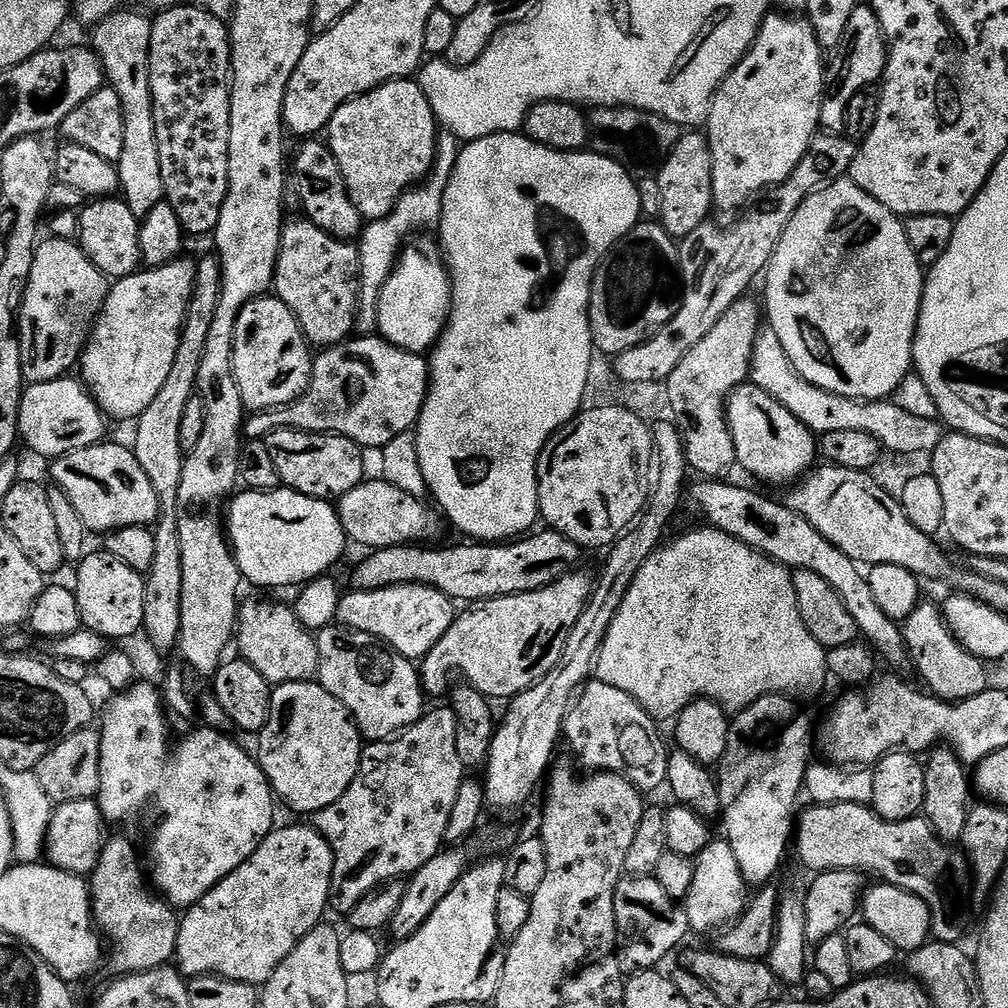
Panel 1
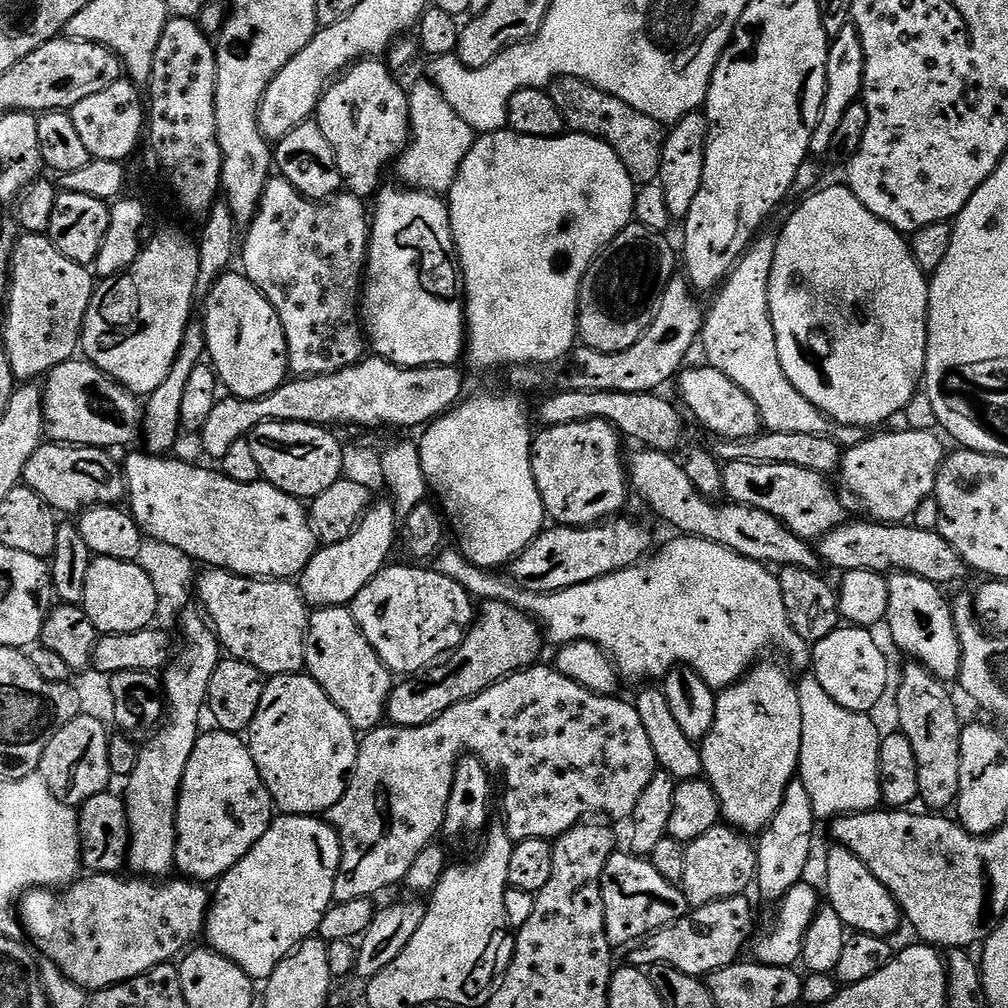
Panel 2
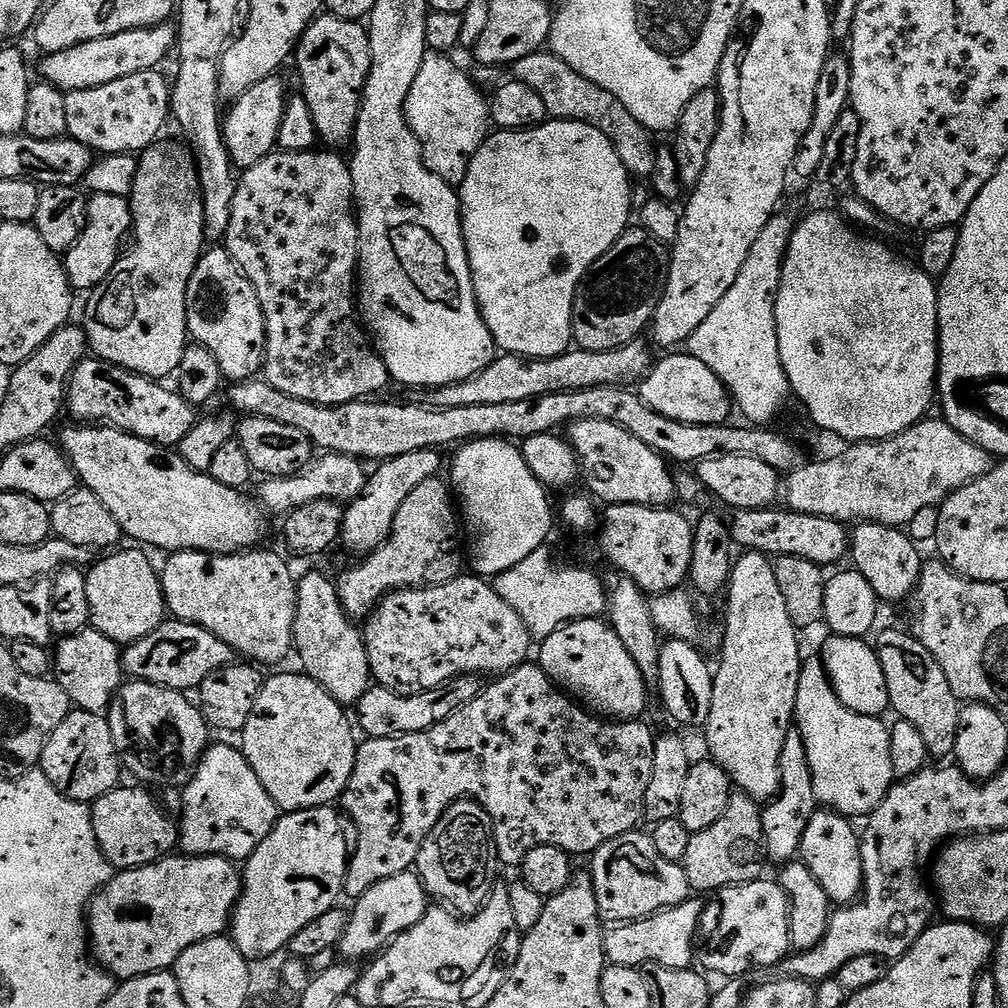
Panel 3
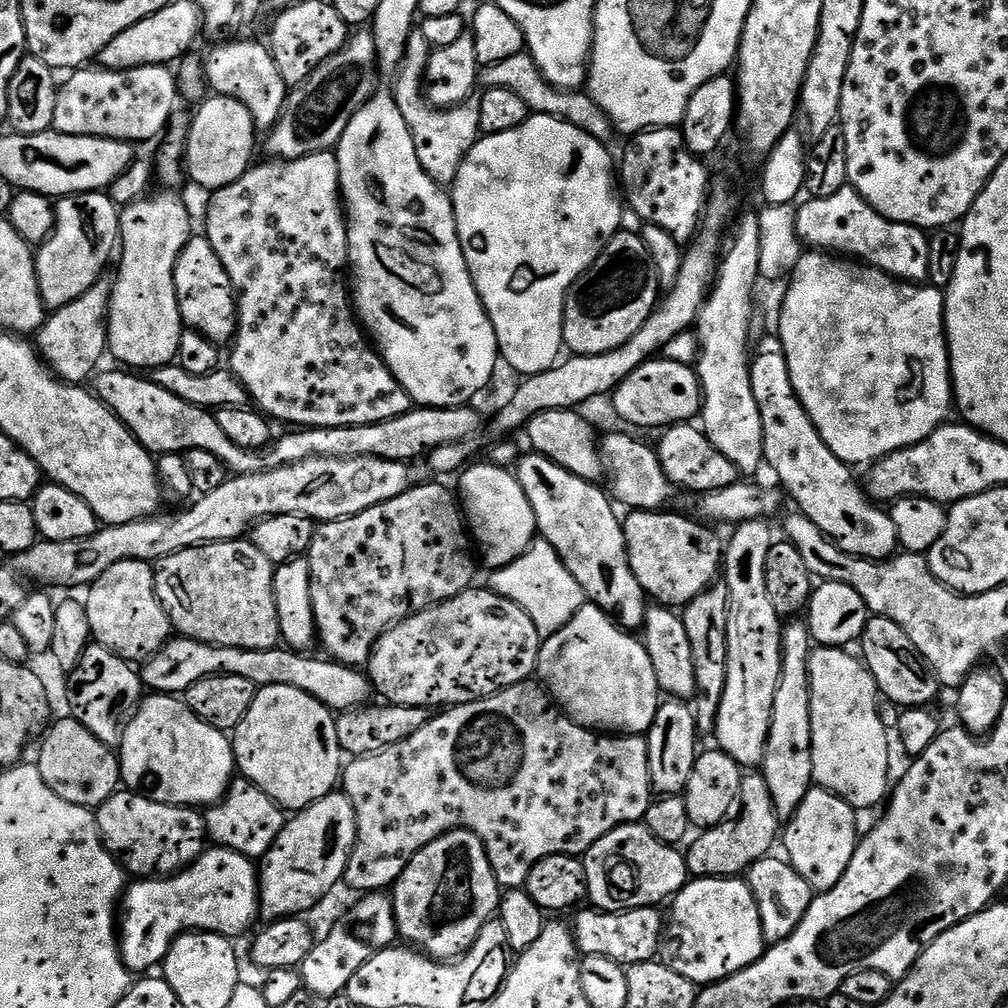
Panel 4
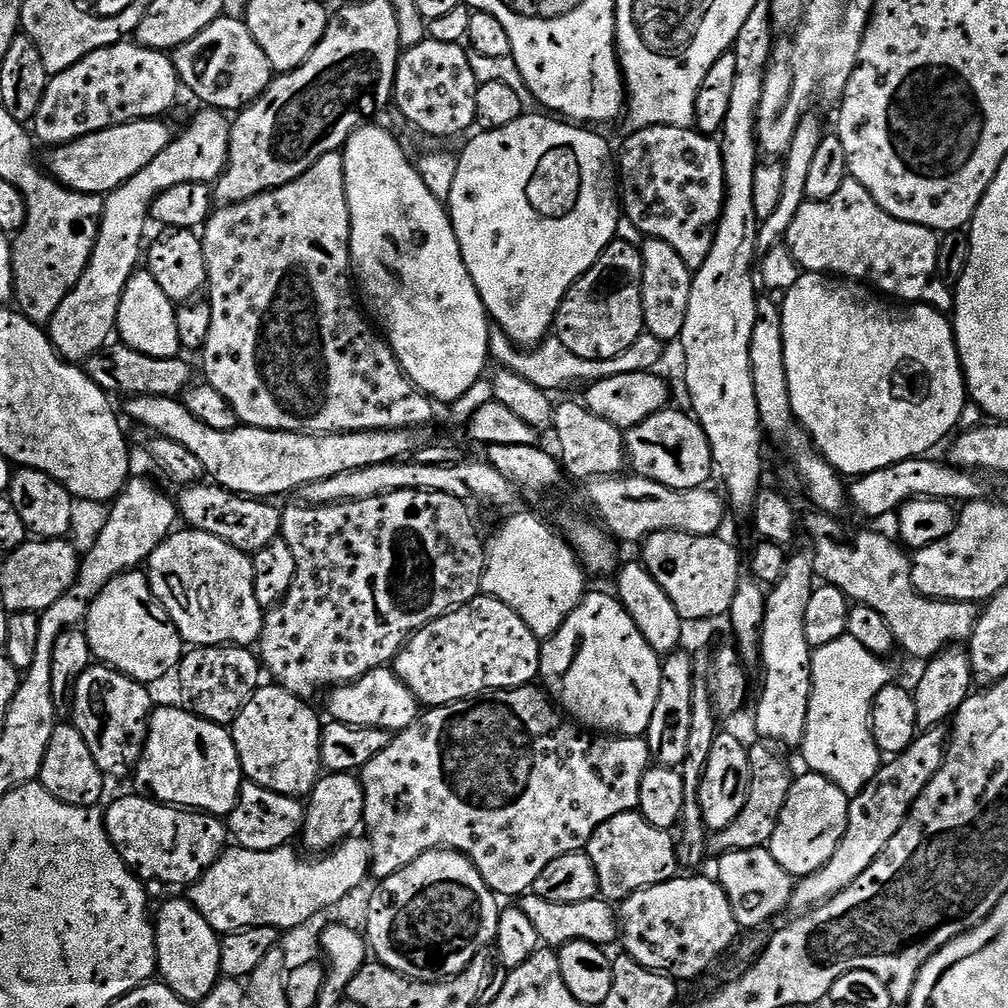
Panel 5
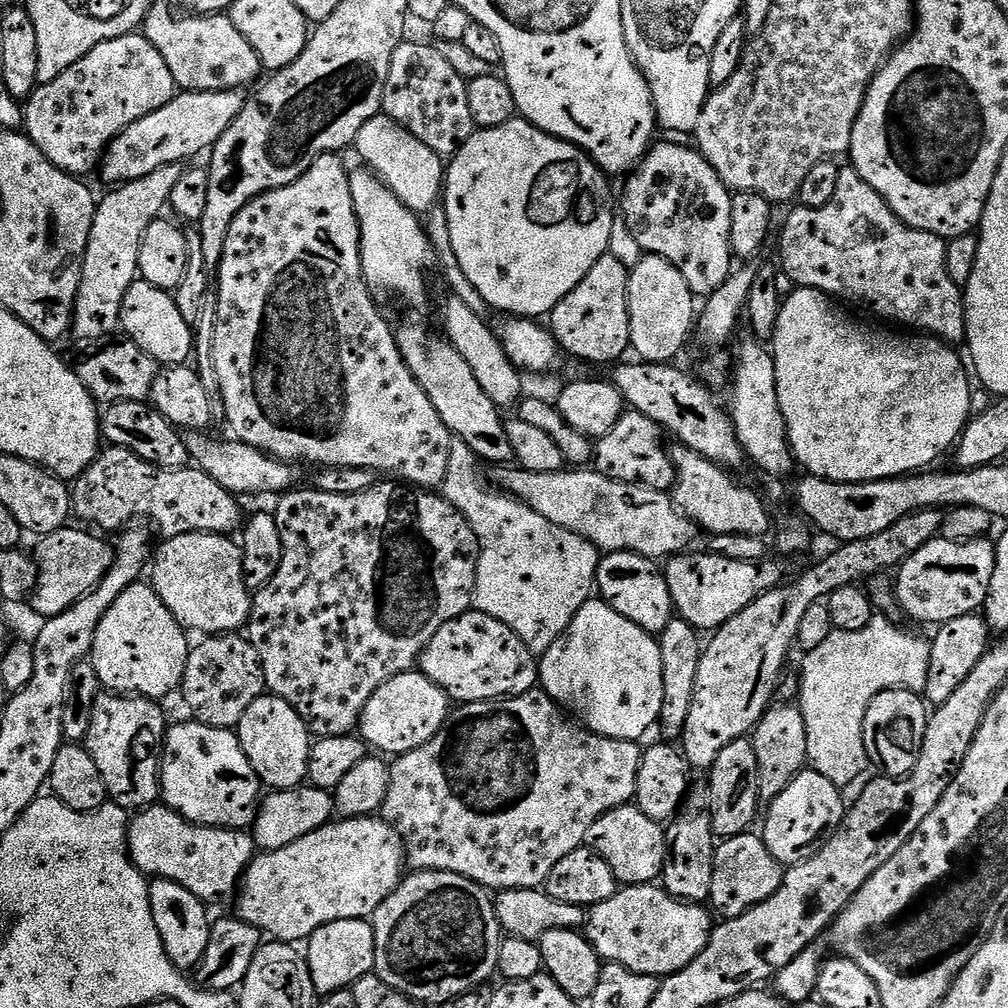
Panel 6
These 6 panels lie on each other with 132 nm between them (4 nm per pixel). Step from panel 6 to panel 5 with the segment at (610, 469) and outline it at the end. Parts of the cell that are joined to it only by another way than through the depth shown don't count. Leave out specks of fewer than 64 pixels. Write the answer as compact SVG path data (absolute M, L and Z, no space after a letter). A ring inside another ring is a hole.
M669 406L664 411L654 414L650 418L646 418L646 422L642 422L638 426L627 429L624 432L624 450L626 453L627 463L630 465L631 471L637 476L645 476L647 480L653 480L658 482L662 486L670 486L674 490L694 490L695 488L705 487L709 482L708 479L713 479L714 469L712 467L712 455L710 454L710 446L708 445L708 439L706 434L701 430L700 424L693 418L687 411L675 412L675 407Z

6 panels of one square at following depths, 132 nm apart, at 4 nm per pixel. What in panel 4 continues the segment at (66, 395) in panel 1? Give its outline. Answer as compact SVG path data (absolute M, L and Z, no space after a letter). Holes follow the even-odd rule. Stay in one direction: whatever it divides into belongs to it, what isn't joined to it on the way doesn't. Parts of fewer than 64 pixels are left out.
M120 370L124 372L101 371L95 377L96 388L94 394L111 410L131 432L133 438L144 448L153 454L165 452L179 452L187 454L194 450L210 450L214 458L218 458L229 473L263 472L265 468L286 468L294 462L302 462L311 456L333 456L334 458L358 458L359 456L377 456L383 460L402 460L416 462L416 459L434 451L436 447L446 446L448 443L458 443L469 437L475 437L480 428L480 416L472 409L472 406L462 408L425 408L413 407L412 411L402 414L398 418L390 418L386 422L377 424L363 424L362 426L346 426L345 428L309 428L307 430L292 430L289 436L284 436L280 441L277 439L271 446L260 450L239 448L226 434L222 434L222 426L218 426L215 415L209 409L199 408L190 402L182 402L170 390L162 390L150 378L142 377L132 370Z

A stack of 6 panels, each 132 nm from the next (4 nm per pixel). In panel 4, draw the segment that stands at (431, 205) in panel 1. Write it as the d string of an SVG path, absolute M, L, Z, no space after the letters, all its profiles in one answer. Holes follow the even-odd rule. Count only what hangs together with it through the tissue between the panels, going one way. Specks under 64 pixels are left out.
M413 30L408 35L403 49L404 63L395 77L397 80L396 88L394 87L398 110L402 110L406 126L410 126L410 134L414 138L414 150L418 150L418 162L422 170L426 170L426 174L430 174L430 178L436 184L451 186L456 183L456 175L466 154L482 135L479 103L465 102L457 104L455 108L433 108L424 94L424 71L434 49L428 45L419 30Z

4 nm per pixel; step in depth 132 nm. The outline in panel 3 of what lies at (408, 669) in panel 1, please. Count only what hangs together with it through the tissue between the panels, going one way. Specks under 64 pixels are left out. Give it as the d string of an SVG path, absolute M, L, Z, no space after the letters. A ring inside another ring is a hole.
M308 572L299 577L296 586L296 621L294 622L294 652L300 655L300 664L303 671L314 682L318 682L335 698L341 706L355 706L366 694L366 690L373 683L368 651L364 645L364 637L359 627L355 628L353 617L344 612L340 605L340 596L336 593L336 585L327 580L320 572Z

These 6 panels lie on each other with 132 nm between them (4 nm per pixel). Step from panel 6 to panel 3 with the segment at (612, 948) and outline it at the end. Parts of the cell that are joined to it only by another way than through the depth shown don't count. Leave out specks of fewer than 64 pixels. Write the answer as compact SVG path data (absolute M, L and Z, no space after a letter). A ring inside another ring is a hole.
M761 878L749 884L738 884L735 888L722 888L718 893L720 899L720 925L716 928L716 941L712 949L704 956L703 967L709 973L717 972L720 978L744 978L751 968L772 968L783 965L793 951L790 942L788 896L775 879Z

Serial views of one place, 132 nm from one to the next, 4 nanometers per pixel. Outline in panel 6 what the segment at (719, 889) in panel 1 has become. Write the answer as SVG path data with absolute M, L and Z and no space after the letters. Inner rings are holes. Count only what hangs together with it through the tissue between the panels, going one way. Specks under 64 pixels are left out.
M776 702L769 707L750 733L754 755L758 758L758 790L760 803L767 806L794 782L797 774L808 764L806 750L806 722L799 707L792 702Z

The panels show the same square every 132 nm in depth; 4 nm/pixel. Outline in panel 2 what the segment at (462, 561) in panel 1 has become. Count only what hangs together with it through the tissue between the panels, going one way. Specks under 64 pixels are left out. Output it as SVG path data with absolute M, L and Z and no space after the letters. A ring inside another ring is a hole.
M612 518L602 524L594 524L590 528L574 528L574 527L563 527L563 526L548 526L545 527L544 531L541 532L540 536L525 550L521 552L510 565L510 576L511 579L515 580L520 587L525 588L527 592L539 592L541 594L547 594L550 592L557 592L558 590L566 590L570 586L582 586L586 582L594 582L598 578L603 576L609 576L611 572L621 572L623 568L630 568L634 564L640 563L641 560L645 559L653 551L654 545L652 545L652 536L639 524L636 520L620 520L624 518Z

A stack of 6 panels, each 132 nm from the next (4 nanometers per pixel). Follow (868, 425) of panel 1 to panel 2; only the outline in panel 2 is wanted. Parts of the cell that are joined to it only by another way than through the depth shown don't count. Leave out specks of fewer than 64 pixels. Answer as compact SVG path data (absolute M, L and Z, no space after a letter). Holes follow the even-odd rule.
M763 236L752 241L719 289L720 297L713 302L712 308L710 304L707 309L702 333L702 348L704 344L707 363L726 374L734 386L750 394L754 406L758 406L761 425L767 431L818 434L829 436L845 449L858 446L866 438L865 429L846 426L825 416L809 400L802 398L798 390L794 390L790 378L786 378L786 370L782 370L782 362L778 362L778 346L768 305L777 237Z

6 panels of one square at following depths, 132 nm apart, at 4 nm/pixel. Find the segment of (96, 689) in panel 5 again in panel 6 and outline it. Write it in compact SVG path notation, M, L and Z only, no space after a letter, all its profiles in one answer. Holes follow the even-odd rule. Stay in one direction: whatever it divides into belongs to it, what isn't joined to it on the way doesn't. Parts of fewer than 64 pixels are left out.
M107 690L101 691L94 698L90 714L90 730L86 747L94 758L94 766L98 766L98 774L102 774L102 782L106 786L111 803L120 805L125 810L149 808L161 799L160 794L160 757L164 751L164 712L155 700L143 696L117 694Z

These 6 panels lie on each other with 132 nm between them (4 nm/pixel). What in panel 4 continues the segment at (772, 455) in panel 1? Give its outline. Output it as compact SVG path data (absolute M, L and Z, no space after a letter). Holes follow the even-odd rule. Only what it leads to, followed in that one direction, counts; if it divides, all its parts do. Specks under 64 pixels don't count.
M663 358L646 361L634 374L630 374L611 393L610 401L616 412L628 424L636 428L667 429L674 424L687 424L695 421L702 412L700 377L691 364L674 362Z

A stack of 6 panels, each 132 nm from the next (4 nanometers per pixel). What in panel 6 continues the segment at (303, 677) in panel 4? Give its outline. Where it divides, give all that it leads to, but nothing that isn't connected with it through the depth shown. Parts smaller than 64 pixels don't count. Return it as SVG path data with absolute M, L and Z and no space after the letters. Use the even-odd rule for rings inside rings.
M419 670L403 672L390 678L382 686L378 686L378 690L374 690L370 702L366 702L364 713L360 715L358 735L369 749L375 750L377 753L385 752L385 754L380 754L388 758L395 758L410 750L418 750L418 746L430 742L430 738L434 738L434 734L438 734L438 730L446 722L449 711L448 695L433 680L426 678L424 673Z

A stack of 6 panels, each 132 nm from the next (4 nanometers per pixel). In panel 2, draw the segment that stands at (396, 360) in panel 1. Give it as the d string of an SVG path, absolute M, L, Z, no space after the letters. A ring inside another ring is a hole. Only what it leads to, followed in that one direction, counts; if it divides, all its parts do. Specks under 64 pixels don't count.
M365 358L359 360L354 366L346 370L338 370L334 374L289 379L281 388L274 390L274 394L266 394L262 398L240 400L233 395L221 398L217 400L214 410L210 410L210 418L206 418L206 426L200 428L198 439L204 447L205 454L213 456L213 461L218 462L224 457L226 450L234 446L234 442L245 439L248 433L271 420L321 426L357 424L360 428L417 428L420 430L456 407L465 395L464 376L458 369L459 367L451 364L433 364L430 368L403 368L397 364L391 364L389 360Z

